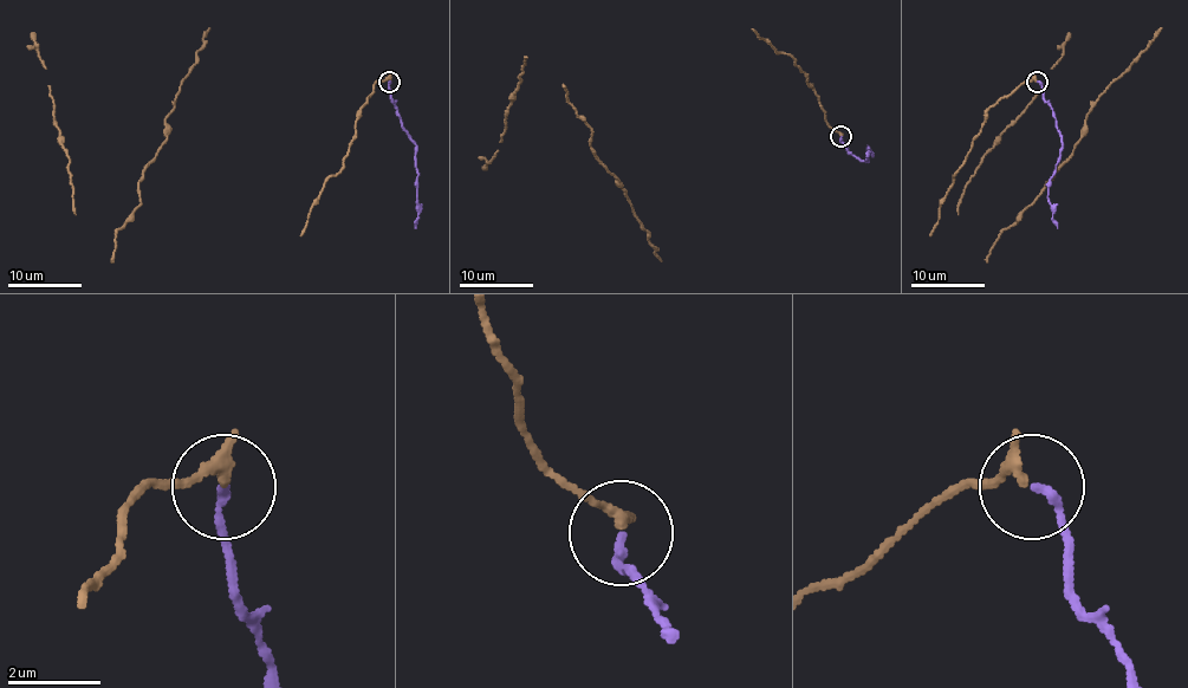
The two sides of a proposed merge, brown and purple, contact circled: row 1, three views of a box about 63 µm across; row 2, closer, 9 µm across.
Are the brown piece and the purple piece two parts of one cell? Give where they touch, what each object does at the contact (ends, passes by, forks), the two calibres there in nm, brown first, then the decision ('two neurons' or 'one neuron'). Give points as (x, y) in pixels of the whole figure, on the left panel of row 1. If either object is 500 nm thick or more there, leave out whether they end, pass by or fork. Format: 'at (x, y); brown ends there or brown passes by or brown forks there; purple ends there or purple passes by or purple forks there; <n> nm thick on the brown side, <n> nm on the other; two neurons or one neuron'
at (389, 82); brown ends there; purple ends there; 260 nm thick on the brown side, 180 nm on the other; two neurons

